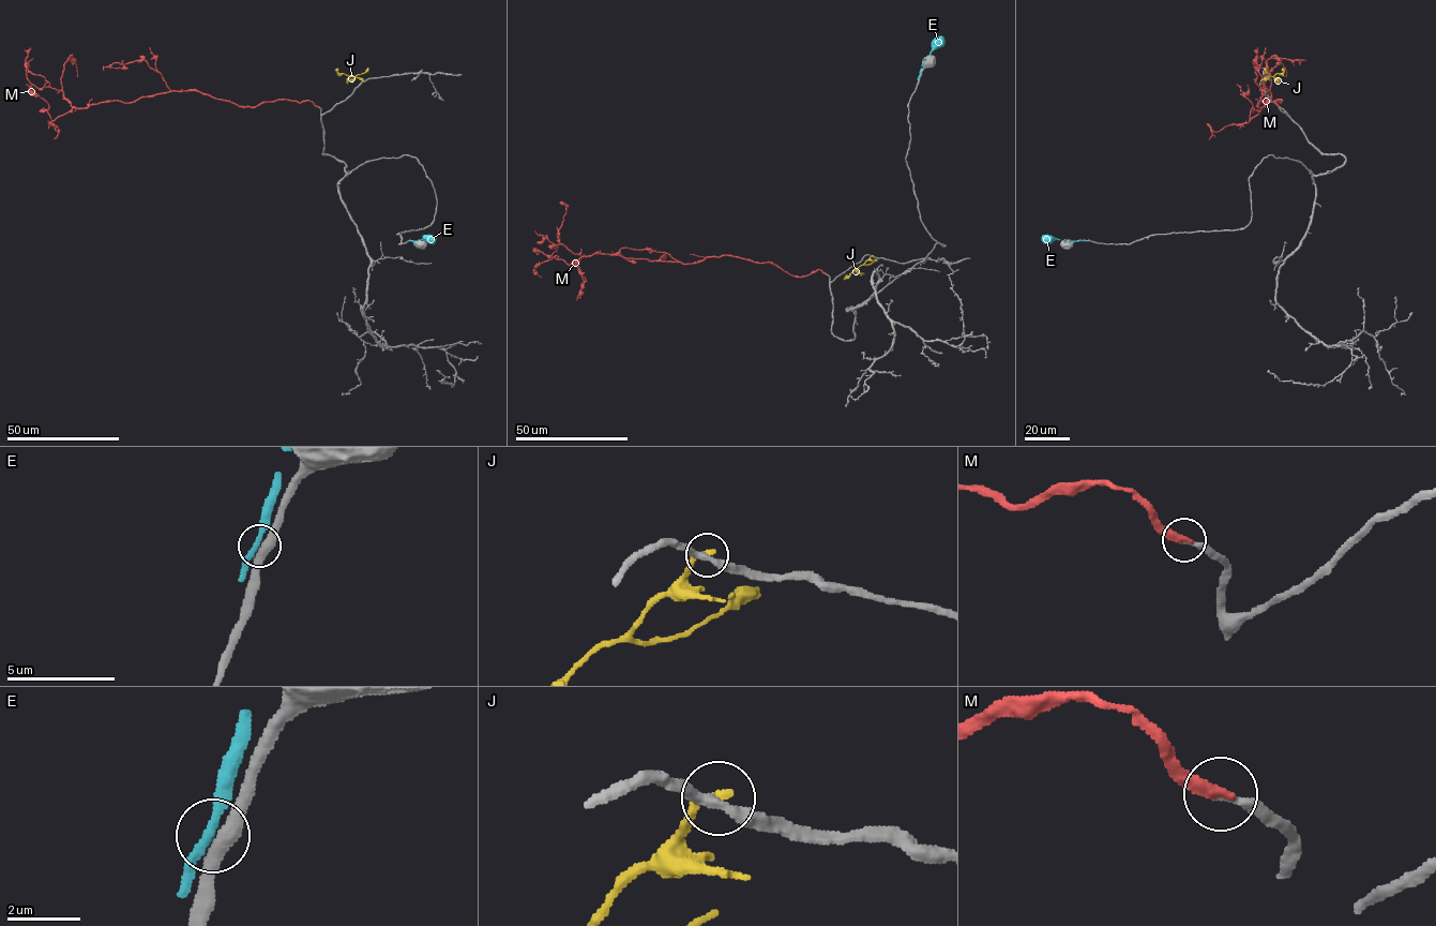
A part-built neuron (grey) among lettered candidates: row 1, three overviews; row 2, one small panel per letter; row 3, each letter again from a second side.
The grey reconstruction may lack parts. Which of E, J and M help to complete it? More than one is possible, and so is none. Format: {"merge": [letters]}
{"merge": ["M"]}

